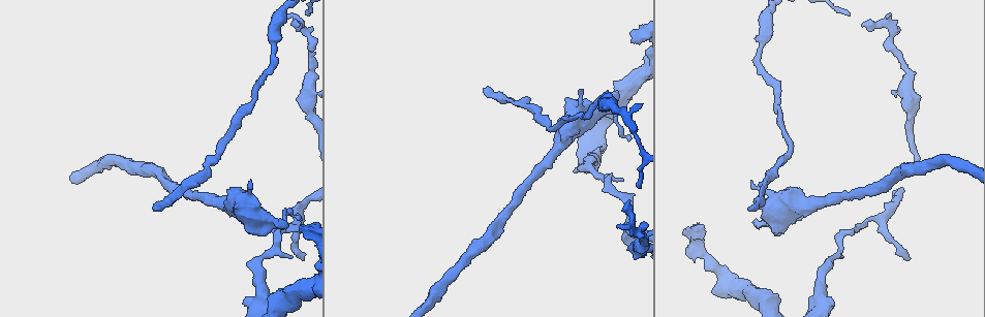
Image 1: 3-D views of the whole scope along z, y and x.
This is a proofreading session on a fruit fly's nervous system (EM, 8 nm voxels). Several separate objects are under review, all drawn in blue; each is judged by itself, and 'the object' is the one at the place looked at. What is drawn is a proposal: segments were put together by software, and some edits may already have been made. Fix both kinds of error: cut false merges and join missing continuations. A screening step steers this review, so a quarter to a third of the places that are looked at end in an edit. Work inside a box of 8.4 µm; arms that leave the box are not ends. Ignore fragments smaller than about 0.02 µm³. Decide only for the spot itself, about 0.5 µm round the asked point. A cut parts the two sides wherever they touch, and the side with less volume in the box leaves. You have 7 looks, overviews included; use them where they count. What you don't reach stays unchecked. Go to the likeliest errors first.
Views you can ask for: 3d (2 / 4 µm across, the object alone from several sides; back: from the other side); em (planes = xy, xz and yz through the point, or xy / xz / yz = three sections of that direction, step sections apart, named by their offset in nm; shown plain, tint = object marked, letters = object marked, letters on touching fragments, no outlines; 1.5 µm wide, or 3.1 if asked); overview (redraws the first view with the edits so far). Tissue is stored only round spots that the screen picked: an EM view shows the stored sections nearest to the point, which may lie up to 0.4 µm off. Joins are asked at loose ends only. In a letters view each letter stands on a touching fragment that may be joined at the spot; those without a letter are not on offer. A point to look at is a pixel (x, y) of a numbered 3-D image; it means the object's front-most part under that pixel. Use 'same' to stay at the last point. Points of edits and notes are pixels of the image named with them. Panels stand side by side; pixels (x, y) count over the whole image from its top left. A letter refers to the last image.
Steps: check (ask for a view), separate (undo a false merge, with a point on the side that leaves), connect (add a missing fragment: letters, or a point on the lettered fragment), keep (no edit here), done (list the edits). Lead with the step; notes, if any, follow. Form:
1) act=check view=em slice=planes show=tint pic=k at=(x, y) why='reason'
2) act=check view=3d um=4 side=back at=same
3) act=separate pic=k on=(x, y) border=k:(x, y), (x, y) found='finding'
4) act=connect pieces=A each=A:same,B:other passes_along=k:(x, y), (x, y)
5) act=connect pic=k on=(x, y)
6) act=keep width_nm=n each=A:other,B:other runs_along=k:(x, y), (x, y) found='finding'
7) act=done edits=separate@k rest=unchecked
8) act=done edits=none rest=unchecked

act=check view=em slice=planes show=tint pic=1 at=(619, 228) why='free end'

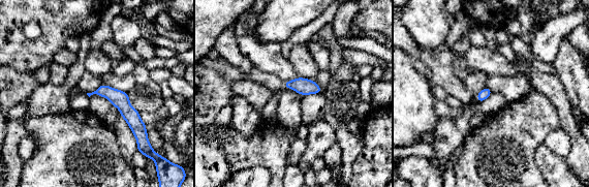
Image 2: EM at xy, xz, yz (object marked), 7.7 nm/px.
act=check view=em slice=planes show=letters at=same

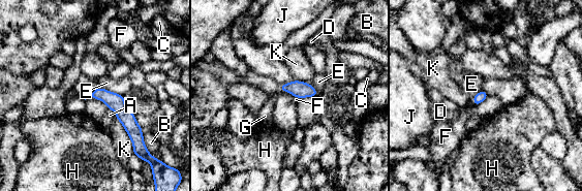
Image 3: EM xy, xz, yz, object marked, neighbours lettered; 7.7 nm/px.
act=keep longest_contact=K:300nm each=A:other,B:other,C:other,D:other,E:other,F:other,G:other,H:other,J:other,K:other runs_along=3:(98, 91), (122, 113), (138, 134) found='no lettered fragment goes on from it'

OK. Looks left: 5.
act=check view=em slice=planes show=letters pic=1 at=(616, 91) why='branch stops here'

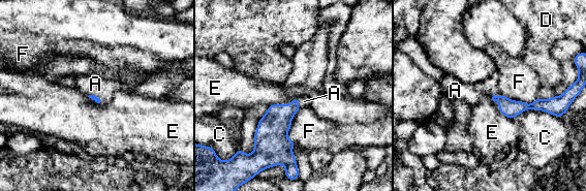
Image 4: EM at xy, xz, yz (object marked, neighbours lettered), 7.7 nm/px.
act=connect pieces=A each=A:same,C:other,D:other,E:other,F:other passes_along=4:(273, 127), (291, 104), (304, 101) found='it goes on there'

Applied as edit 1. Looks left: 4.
act=check view=overview

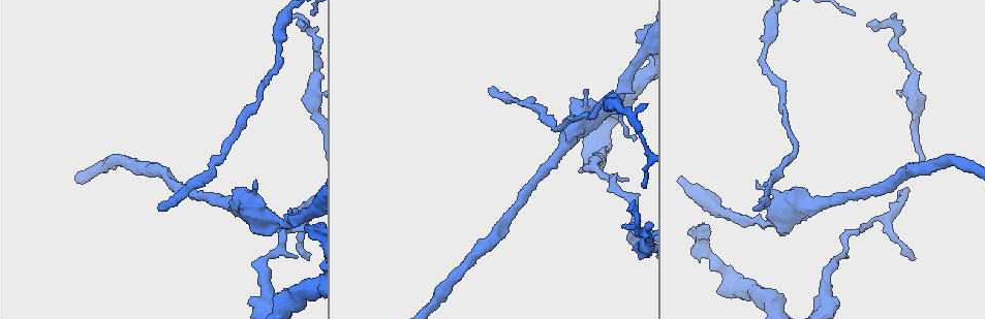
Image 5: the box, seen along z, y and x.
act=check view=em slice=yz step=4 show=tint pic=5 at=(606, 97) why='thick turns thin'

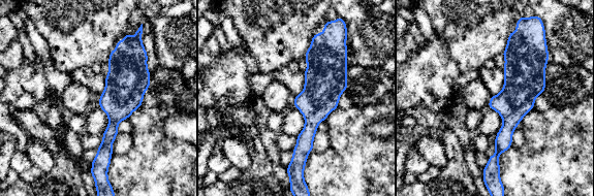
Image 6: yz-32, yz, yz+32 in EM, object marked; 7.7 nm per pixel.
act=check view=em slice=planes show=letters at=same

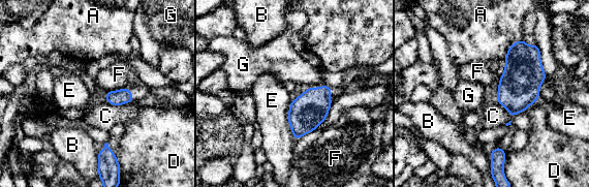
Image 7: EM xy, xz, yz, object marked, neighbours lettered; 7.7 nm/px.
act=keep each=A:other,B:other,C:other,D:other,E:other,F:other,G:other border=7:(289, 101), (288, 125), (295, 139) found='continuous, no second cell'

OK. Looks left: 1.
act=done edits=connect@4 rest=unchecked

